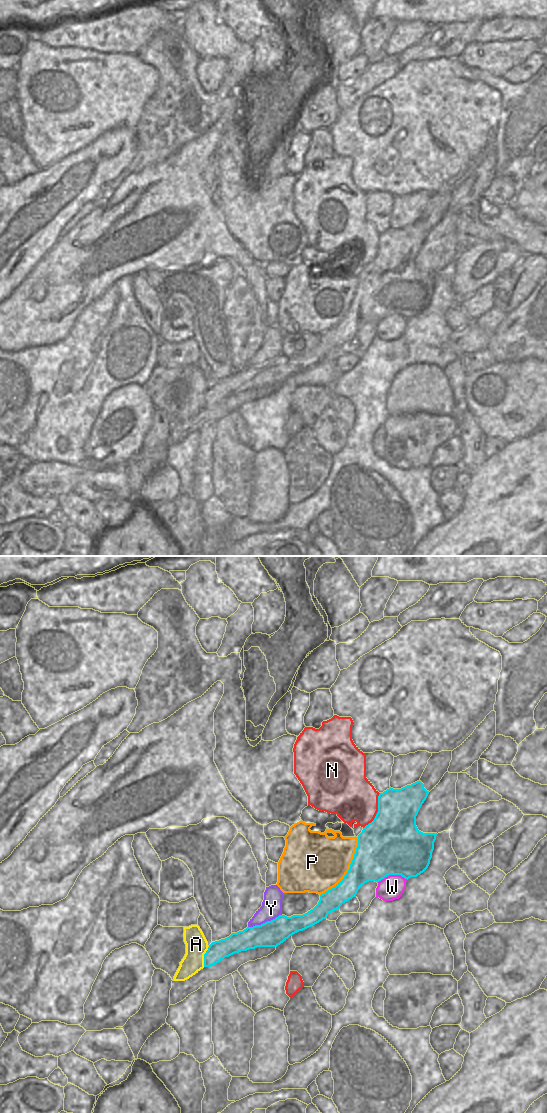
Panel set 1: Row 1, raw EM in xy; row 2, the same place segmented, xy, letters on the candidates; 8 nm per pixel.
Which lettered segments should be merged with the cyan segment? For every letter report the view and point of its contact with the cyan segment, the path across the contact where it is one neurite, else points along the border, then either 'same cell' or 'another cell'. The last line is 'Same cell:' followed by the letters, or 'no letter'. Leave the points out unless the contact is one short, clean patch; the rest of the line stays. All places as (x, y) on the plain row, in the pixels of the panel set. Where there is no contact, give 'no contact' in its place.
A: contact xy (204, 396); another cell
N: contact xy (378, 251); another cell
P: contact xy (349, 309); another cell
W: contact xy (392, 314); border xy (407, 319), (400, 315), (387, 315), (377, 322); another cell
Y: contact xy (265, 362); border xy (281, 354), (260, 364), (248, 367); another cell
Same cell: no letter

